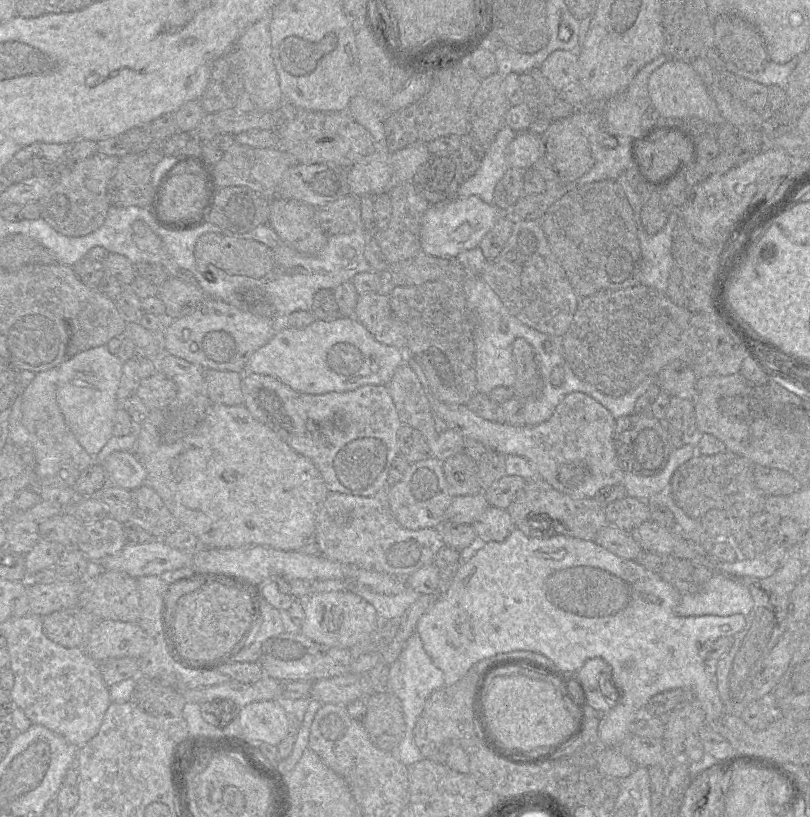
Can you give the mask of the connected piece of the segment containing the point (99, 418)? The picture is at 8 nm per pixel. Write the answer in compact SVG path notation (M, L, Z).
M104 345L80 352L57 368L56 400L59 410L78 443L95 457L113 436L113 419L120 407L117 391L123 363Z

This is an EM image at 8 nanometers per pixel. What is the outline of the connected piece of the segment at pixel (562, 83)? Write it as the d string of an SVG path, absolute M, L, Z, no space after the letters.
M556 50L542 63L540 70L557 92L572 82L578 82L578 53L576 51Z

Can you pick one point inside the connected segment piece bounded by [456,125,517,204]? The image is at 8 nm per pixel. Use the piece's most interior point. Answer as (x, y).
(493, 167)

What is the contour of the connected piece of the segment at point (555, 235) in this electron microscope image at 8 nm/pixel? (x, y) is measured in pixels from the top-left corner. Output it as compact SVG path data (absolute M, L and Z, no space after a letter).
M603 180L572 188L554 202L539 219L552 252L579 299L602 290L618 290L640 284L642 252L633 209L615 180Z

